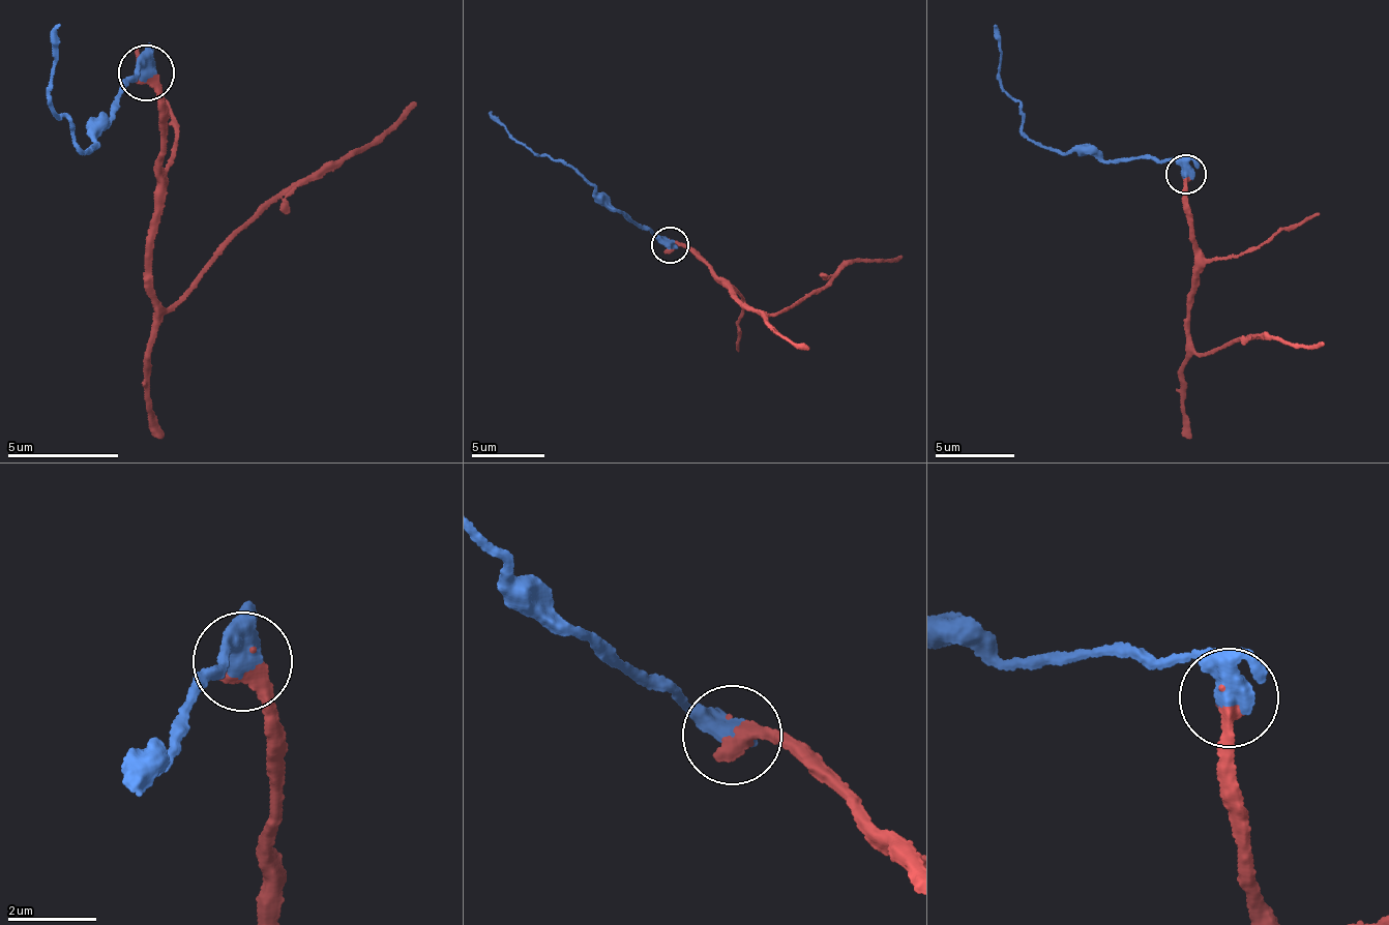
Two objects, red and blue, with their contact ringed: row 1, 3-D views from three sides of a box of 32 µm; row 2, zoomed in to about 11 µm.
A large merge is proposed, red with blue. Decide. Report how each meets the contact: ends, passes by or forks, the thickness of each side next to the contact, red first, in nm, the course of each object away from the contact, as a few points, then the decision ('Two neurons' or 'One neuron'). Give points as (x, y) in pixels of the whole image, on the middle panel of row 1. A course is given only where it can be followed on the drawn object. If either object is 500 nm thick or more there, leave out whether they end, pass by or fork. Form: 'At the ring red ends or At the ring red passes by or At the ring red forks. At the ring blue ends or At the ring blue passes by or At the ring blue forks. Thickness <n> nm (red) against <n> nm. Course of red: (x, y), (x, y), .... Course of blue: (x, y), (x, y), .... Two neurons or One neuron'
At the ring red ends. At the ring blue passes by. Thickness 420 nm (red) against 440 nm. Course of red: (670, 245), (699, 259), (750, 311), (771, 315), (786, 312), (855, 263), (900, 258). Course of blue: (669, 244), (620, 213), (561, 160), (521, 142), (493, 112). Two neurons

